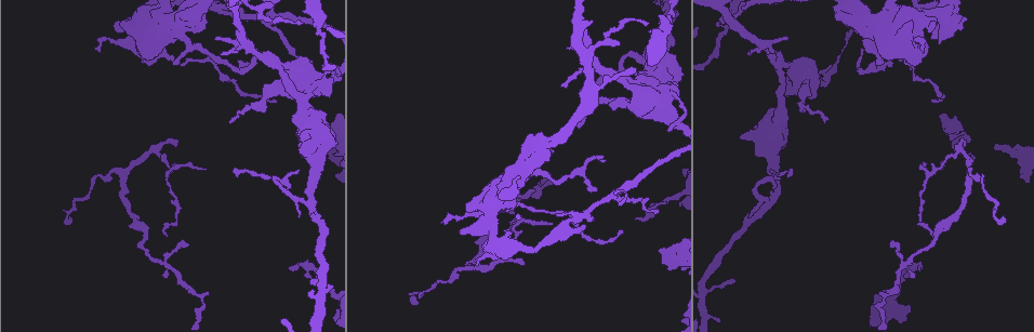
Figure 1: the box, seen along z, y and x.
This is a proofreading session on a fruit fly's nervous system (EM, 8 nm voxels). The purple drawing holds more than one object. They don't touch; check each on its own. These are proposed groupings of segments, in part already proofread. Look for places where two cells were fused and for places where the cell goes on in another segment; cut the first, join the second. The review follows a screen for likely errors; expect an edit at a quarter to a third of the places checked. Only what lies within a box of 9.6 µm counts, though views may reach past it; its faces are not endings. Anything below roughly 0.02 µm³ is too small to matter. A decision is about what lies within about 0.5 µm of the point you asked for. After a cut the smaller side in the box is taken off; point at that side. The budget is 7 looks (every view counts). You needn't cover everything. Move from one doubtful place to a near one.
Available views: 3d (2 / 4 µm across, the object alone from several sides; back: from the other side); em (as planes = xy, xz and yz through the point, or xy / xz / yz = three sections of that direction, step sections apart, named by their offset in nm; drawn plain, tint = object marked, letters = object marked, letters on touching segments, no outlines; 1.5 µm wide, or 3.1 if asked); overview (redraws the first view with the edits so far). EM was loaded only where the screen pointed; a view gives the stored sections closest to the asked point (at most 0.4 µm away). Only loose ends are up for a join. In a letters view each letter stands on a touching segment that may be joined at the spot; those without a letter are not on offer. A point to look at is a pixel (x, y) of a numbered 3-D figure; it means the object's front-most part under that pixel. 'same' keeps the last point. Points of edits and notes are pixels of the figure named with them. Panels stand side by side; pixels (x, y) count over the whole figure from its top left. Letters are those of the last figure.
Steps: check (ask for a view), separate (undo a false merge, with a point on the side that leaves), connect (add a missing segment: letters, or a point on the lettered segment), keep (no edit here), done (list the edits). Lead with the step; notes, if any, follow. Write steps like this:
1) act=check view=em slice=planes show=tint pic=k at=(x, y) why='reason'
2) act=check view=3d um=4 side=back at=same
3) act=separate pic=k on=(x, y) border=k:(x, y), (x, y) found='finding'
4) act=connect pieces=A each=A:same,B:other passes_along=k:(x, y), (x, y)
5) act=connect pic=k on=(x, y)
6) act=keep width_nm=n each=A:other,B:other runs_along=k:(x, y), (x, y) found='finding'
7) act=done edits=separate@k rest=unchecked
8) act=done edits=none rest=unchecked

act=check view=3d um=4 pic=1 at=(911, 68)

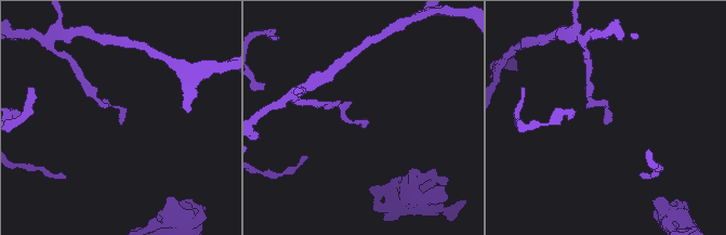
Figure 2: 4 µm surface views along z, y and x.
act=check view=em slice=planes show=letters pic=2 at=(363, 122) why='need the tissue'

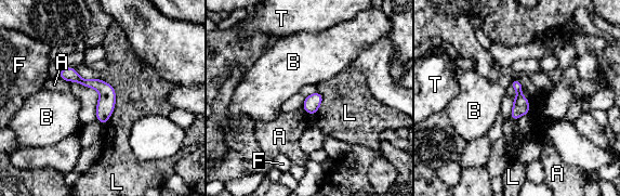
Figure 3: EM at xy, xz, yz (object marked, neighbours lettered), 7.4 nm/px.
act=keep each=A:other,B:other,F:other,L:other,T:other border=3:(522, 88), (530, 112) found='no lettered segment goes on from it'

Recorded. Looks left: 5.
act=check view=em slice=planes show=tint pic=1 at=(944, 12) why='abrupt turn'

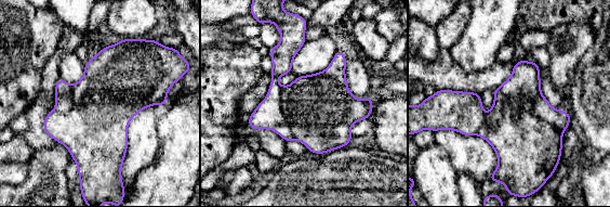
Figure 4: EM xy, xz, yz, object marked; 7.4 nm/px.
act=check view=em slice=planes show=letters at=same why='see the neighbours'

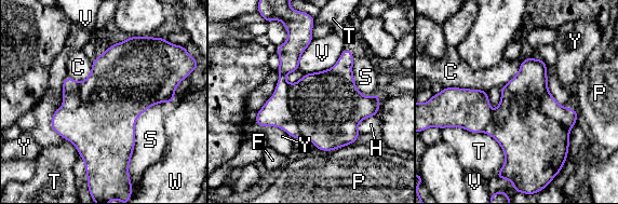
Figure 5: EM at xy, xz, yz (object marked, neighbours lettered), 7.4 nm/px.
act=separate pic=5 on=(322, 103) each=C:other,F:other,H:other,P:other,S:other,T:other,V:other,W:other,Y:other border=5:(289, 84), (289, 109), (301, 135) found='two cells meet here'

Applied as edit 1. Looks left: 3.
act=done edits=separate@5 rest=unchecked

